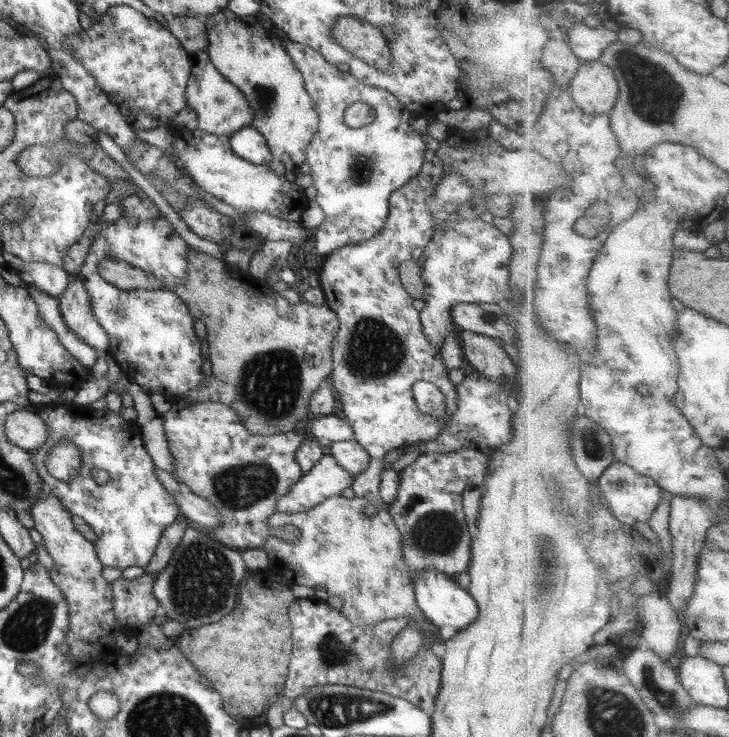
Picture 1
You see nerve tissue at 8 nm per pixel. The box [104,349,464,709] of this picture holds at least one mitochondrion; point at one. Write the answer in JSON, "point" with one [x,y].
{"point":[201,584]}

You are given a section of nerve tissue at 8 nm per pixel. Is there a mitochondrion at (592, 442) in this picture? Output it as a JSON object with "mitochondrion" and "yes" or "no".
{"mitochondrion":"yes"}

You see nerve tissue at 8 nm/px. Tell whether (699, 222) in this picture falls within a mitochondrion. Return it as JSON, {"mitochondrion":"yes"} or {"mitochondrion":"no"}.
{"mitochondrion":"no"}

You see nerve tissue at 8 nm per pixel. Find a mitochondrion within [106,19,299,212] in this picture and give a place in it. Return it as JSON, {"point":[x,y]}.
{"point":[266,97]}

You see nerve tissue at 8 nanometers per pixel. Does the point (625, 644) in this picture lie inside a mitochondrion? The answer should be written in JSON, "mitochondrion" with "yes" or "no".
{"mitochondrion":"no"}

